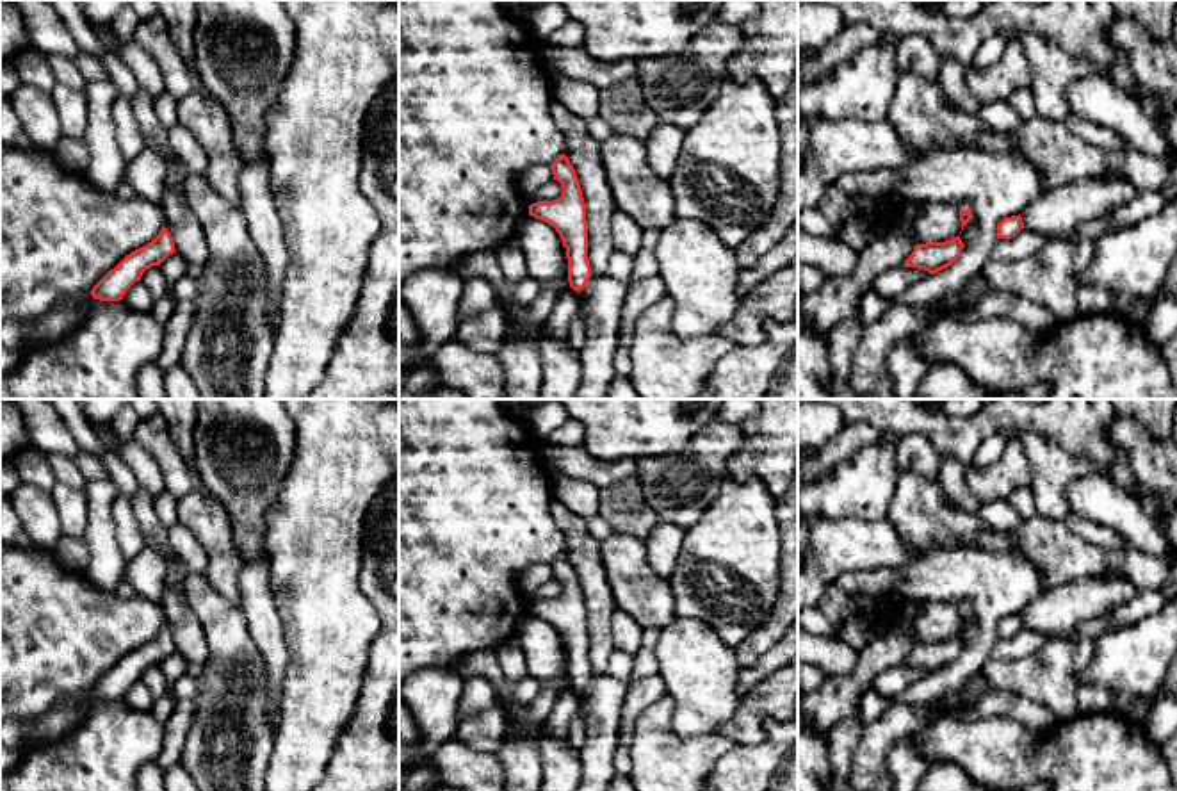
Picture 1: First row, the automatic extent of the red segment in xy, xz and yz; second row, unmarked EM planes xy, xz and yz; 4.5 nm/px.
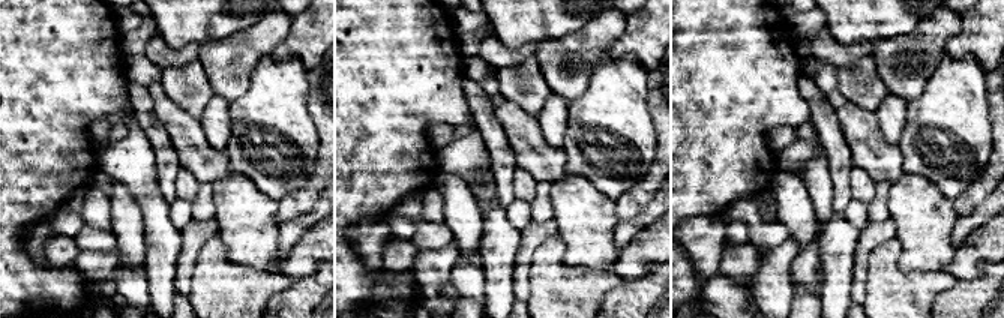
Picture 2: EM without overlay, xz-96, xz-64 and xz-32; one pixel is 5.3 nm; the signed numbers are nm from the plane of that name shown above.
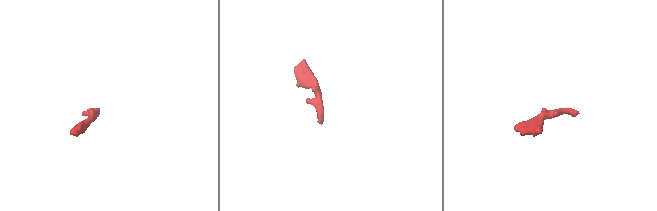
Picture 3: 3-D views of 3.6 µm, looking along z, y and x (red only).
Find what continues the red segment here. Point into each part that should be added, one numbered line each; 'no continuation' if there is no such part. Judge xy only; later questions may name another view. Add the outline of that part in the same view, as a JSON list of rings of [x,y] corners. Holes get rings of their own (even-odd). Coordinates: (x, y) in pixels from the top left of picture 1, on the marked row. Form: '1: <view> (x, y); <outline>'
no continuation

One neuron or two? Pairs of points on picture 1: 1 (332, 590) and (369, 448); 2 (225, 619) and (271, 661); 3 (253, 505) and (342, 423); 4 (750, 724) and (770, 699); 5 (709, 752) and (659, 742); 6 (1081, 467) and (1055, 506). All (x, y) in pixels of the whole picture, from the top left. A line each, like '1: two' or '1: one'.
1: one
2: two
3: two
4: one
5: one
6: one

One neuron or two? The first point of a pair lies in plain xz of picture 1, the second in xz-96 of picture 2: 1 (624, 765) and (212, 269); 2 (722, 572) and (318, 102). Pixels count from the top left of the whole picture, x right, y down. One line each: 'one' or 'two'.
1: two
2: two

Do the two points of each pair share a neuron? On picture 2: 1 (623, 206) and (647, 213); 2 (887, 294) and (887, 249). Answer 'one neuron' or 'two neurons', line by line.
1: two neurons
2: one neuron

